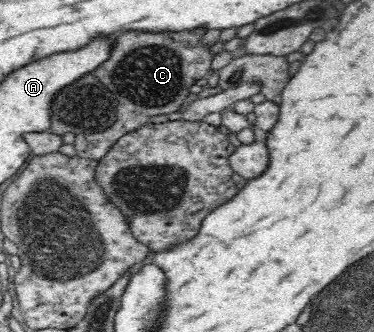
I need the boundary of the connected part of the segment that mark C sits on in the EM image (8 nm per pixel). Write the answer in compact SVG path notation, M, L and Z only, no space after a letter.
M206 28L184 32L136 32L126 30L116 38L114 54L102 64L94 76L106 86L117 102L117 117L113 125L102 132L76 135L73 145L77 155L90 160L100 160L108 154L118 138L138 130L153 116L180 111L190 86L211 74L214 55L208 45L200 42Z

